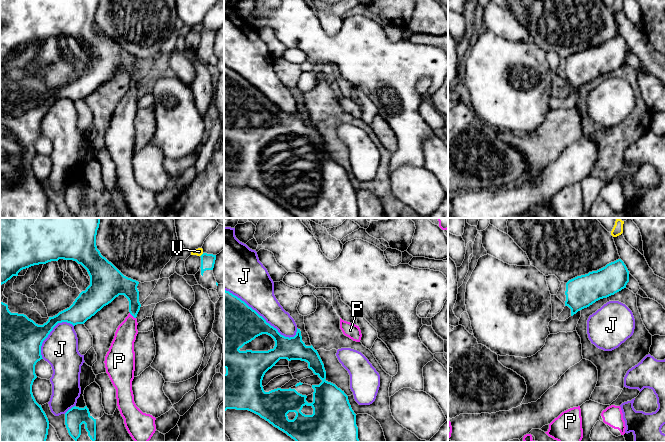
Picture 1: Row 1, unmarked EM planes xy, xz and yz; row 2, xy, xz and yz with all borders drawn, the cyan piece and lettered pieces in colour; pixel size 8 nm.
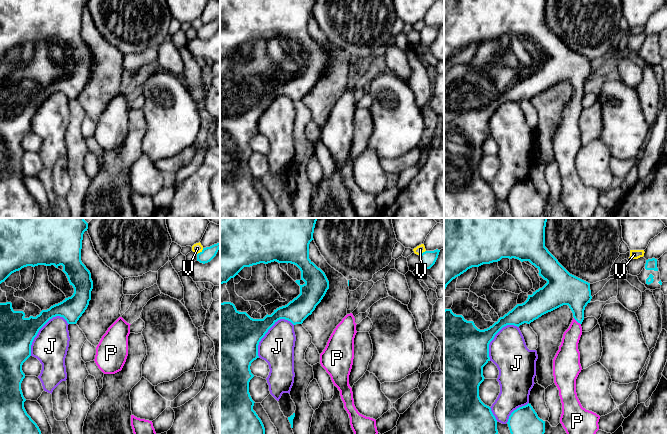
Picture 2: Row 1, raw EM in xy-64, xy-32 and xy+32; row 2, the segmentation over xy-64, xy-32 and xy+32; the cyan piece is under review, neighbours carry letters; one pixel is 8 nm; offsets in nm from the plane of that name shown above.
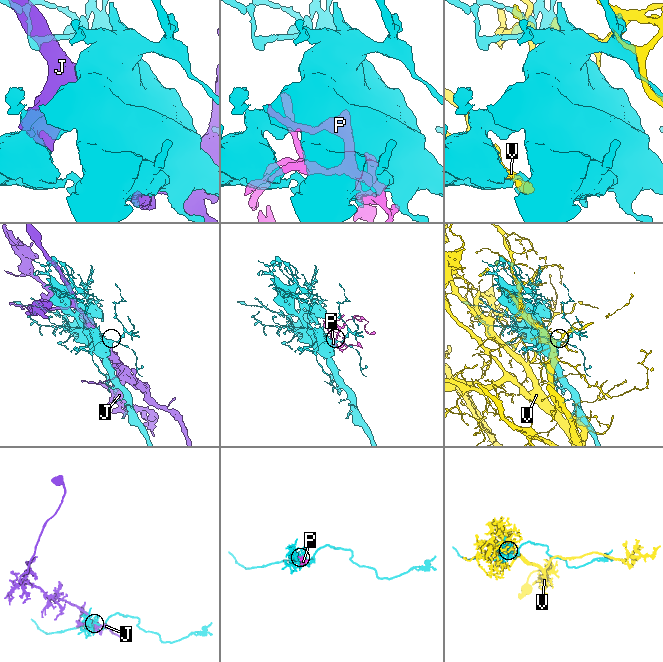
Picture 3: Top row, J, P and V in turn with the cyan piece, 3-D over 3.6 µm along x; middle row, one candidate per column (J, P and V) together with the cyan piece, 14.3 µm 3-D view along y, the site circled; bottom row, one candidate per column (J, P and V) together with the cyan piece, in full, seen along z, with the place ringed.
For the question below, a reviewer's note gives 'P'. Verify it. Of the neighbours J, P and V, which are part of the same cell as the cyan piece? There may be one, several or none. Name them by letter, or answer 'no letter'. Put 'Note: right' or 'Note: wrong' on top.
Note: right
P

